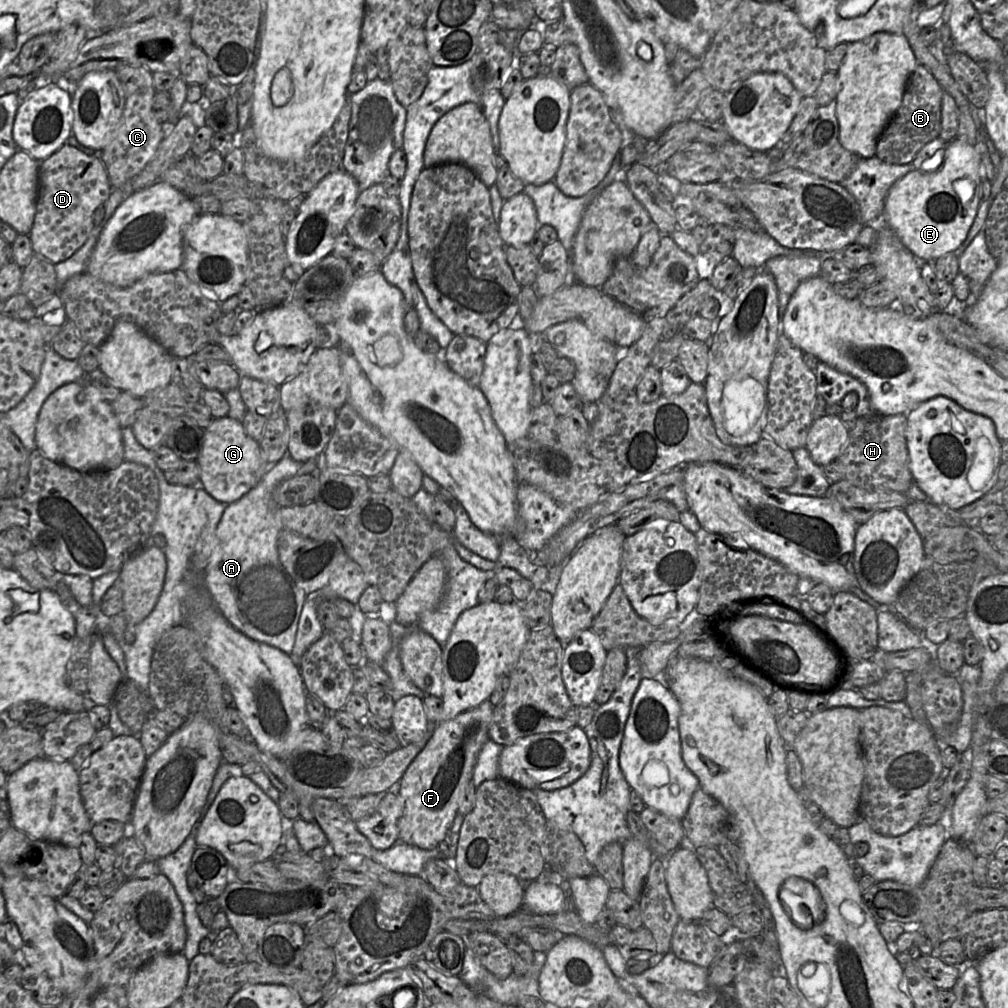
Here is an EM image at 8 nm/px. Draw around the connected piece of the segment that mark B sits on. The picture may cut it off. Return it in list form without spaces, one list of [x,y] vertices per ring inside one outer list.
[[[918,62],[908,80],[901,105],[877,141],[875,156],[888,164],[907,164],[925,144],[938,138],[941,129],[942,95],[943,89],[938,81]]]

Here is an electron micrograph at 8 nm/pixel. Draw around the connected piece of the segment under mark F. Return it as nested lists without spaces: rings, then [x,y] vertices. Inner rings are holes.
[[[485,701],[477,707],[437,725],[425,747],[408,766],[396,786],[396,792],[404,800],[404,811],[399,821],[399,842],[431,850],[437,848],[450,831],[453,821],[459,813],[461,797],[468,784],[472,782],[478,754],[484,744],[490,740],[489,725],[493,711],[494,705],[490,701]]]

